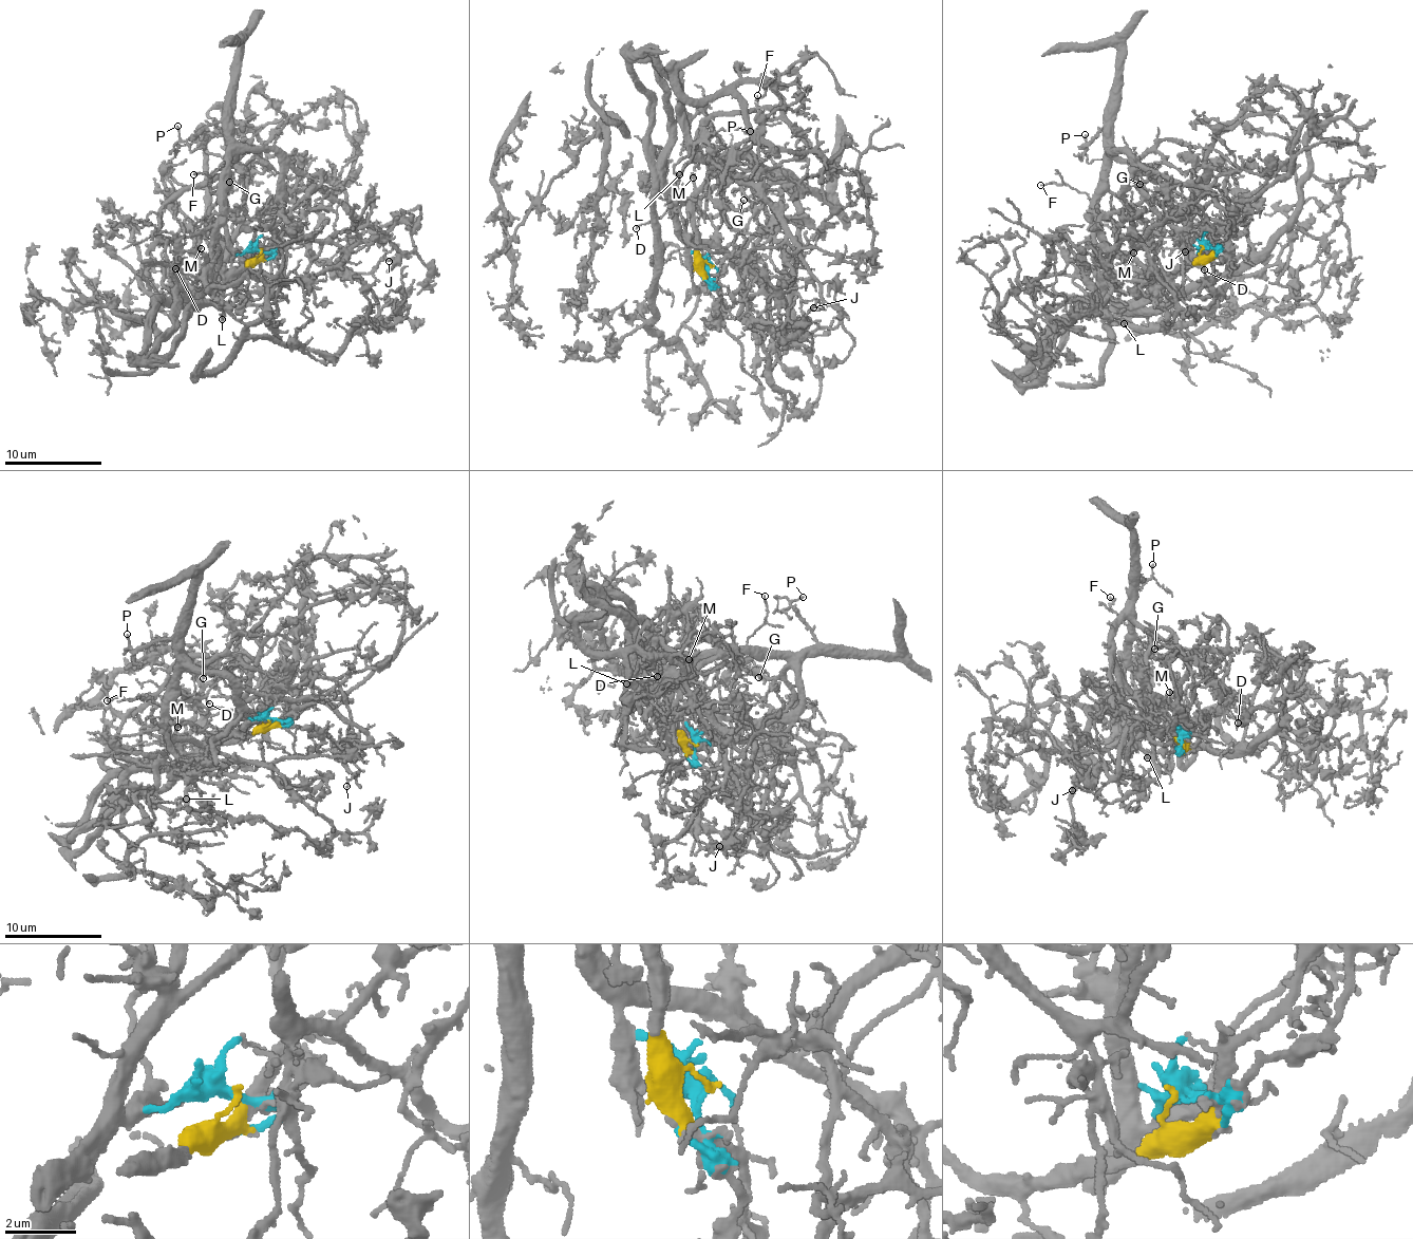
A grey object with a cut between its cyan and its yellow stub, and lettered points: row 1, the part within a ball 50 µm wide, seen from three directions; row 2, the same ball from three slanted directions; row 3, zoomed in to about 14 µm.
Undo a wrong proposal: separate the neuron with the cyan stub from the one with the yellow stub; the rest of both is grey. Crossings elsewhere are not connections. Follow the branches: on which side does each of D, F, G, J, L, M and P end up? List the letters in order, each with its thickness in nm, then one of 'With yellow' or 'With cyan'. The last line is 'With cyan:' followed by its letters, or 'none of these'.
D: Thickness 110 nm. With yellow
F: Thickness 80 nm. With yellow
G: Thickness 110 nm. With yellow
J: Thickness 110 nm. With yellow
L: Thickness 140 nm. With yellow
M: Thickness 140 nm. With yellow
P: Thickness 130 nm. With yellow
With cyan: none of these

